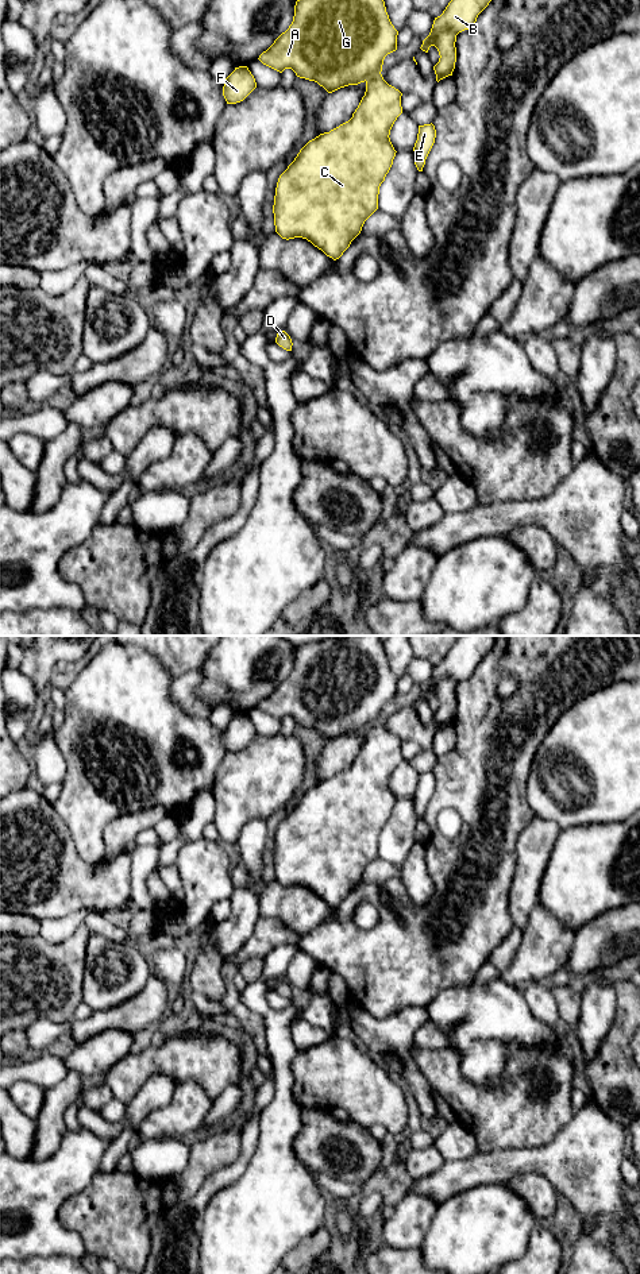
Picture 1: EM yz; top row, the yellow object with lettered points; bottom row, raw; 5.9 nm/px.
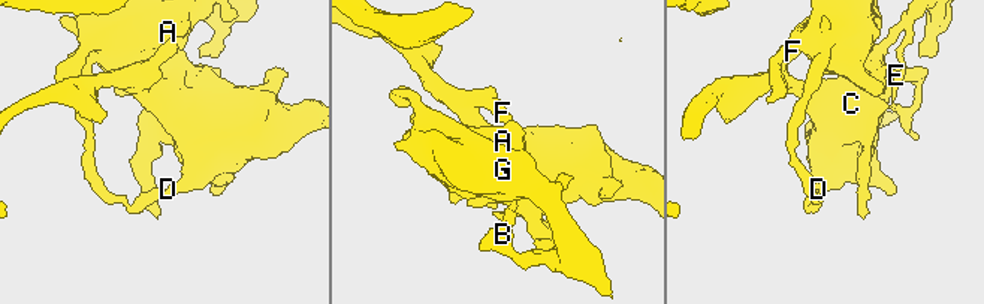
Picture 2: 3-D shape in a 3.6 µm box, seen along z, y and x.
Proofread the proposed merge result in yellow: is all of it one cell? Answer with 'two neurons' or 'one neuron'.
one neuron

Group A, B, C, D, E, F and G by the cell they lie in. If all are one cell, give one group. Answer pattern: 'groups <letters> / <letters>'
groups A B C D E F G

